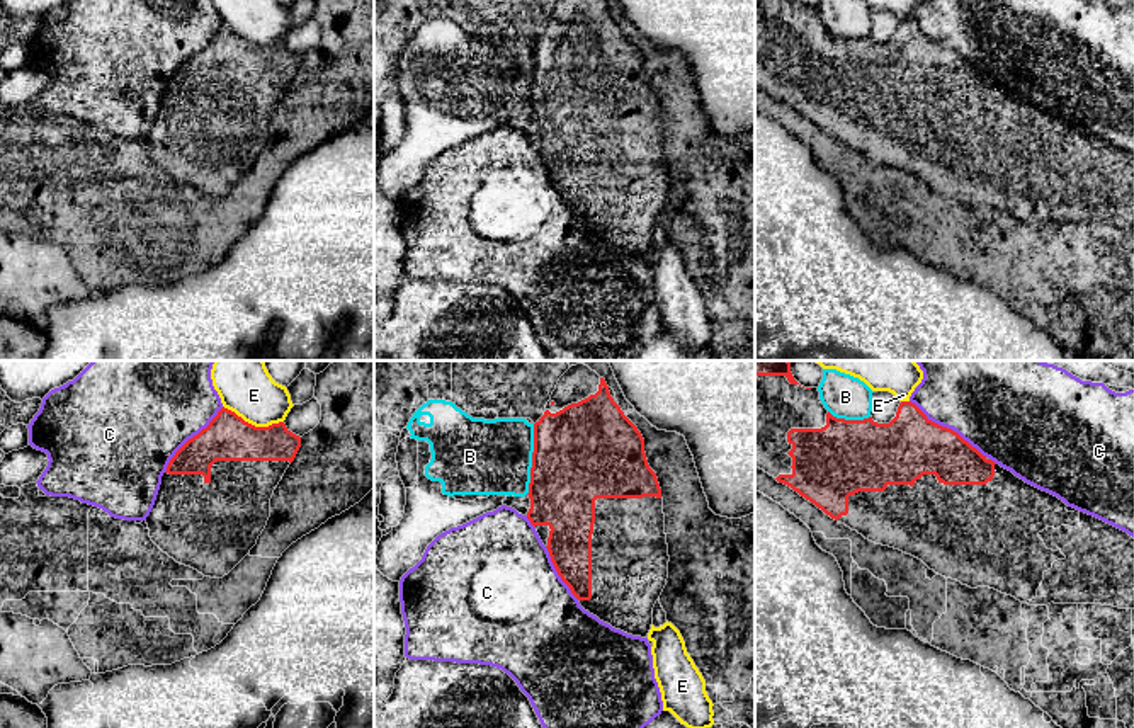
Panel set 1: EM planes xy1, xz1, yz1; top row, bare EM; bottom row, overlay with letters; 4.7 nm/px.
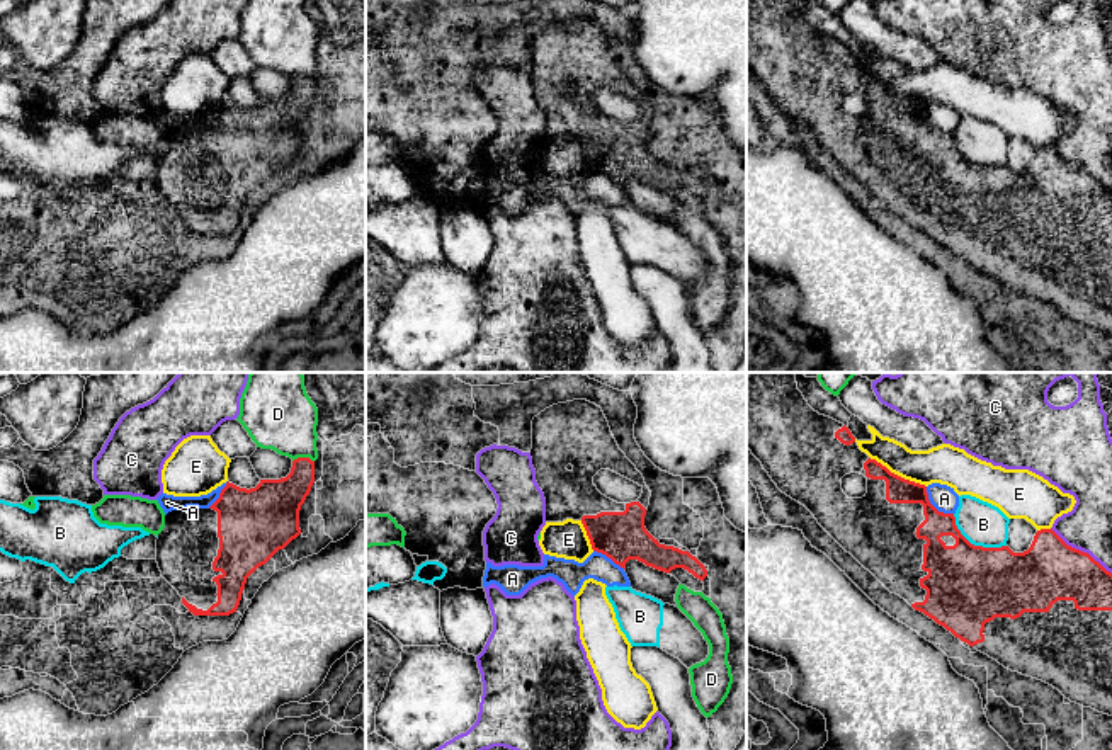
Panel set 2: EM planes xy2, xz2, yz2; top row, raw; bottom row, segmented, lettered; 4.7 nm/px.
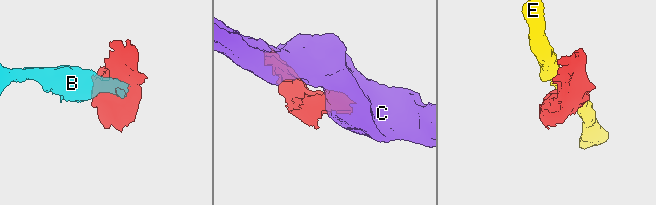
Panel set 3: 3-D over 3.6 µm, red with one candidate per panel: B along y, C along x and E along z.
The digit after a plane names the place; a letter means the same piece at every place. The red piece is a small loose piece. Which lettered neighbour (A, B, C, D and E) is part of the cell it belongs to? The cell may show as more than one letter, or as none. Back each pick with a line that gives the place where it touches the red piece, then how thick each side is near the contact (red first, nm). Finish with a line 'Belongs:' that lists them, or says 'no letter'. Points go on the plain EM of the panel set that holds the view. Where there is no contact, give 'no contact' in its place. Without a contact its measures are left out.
Belongs: no letter

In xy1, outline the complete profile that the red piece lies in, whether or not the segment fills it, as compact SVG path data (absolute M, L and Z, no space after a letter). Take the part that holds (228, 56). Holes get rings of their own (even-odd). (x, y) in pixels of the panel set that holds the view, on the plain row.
M228 27L170 78L146 136L151 160L177 182L211 197L228 194L257 163L270 136L270 117L301 66L284 41L255 46Z

